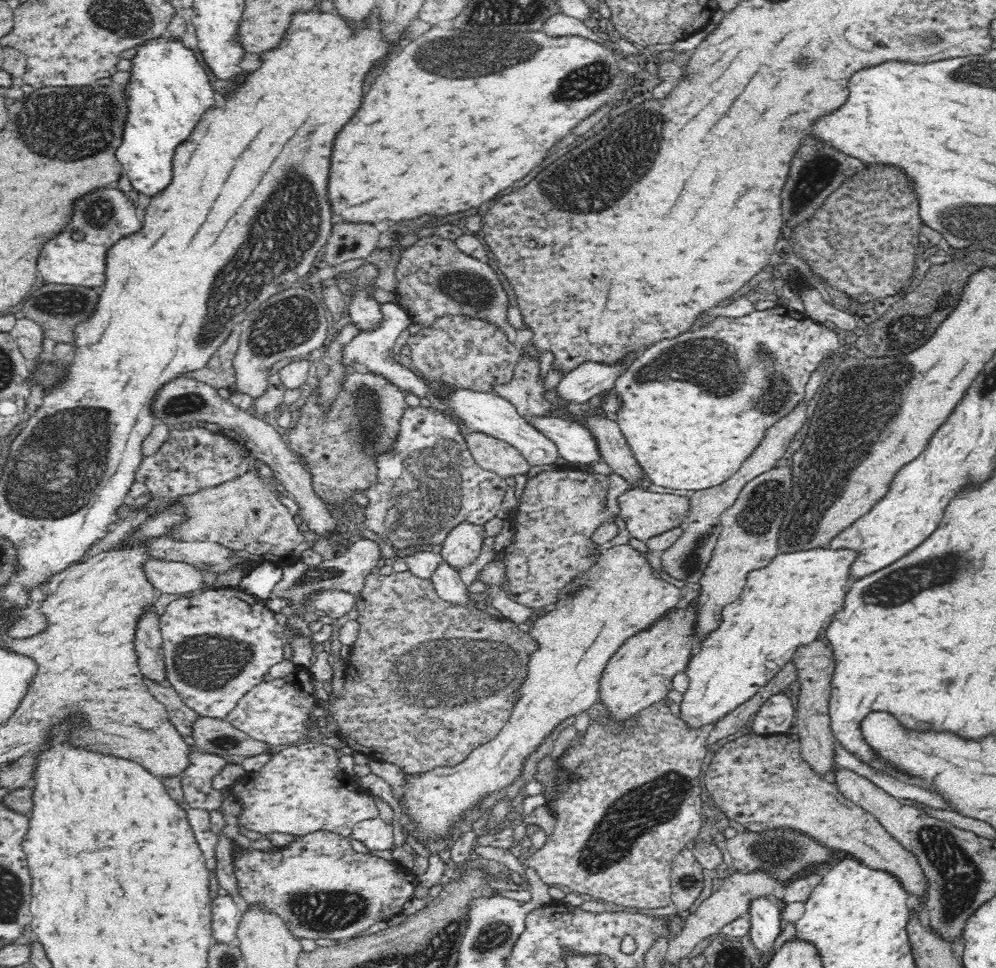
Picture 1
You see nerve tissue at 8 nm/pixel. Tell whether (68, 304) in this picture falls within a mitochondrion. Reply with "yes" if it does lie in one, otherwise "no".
yes

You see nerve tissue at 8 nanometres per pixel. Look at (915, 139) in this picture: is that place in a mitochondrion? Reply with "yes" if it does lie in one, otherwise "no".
no

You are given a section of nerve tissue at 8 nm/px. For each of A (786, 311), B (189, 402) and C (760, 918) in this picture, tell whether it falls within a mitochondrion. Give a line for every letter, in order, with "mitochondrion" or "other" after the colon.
A: other
B: mitochondrion
C: other

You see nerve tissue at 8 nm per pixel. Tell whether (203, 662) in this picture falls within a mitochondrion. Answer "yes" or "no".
yes

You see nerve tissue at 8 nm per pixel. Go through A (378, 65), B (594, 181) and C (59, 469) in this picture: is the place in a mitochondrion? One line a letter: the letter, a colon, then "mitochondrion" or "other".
A: other
B: mitochondrion
C: mitochondrion

